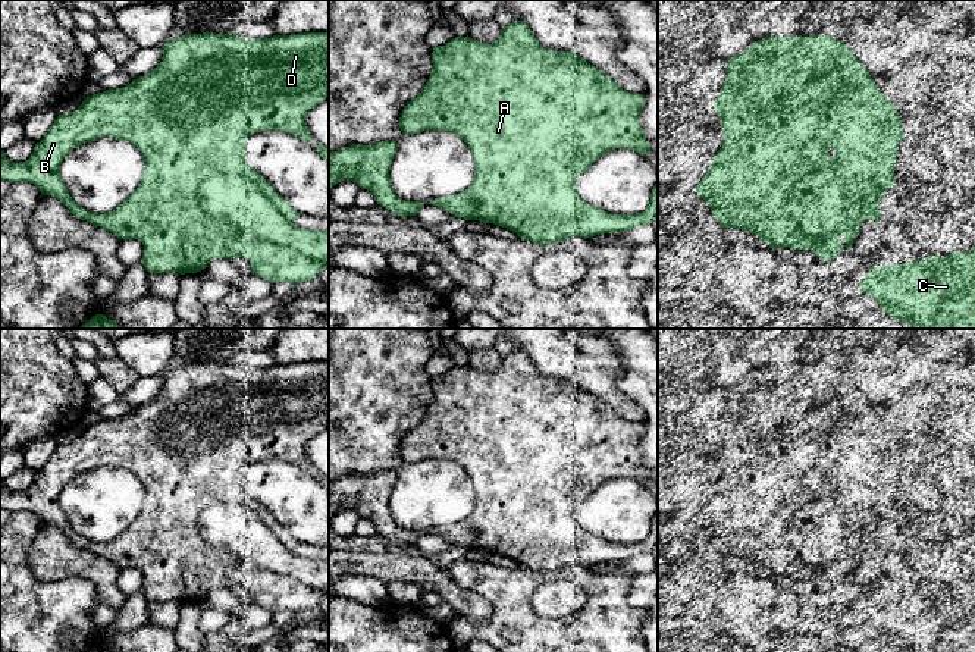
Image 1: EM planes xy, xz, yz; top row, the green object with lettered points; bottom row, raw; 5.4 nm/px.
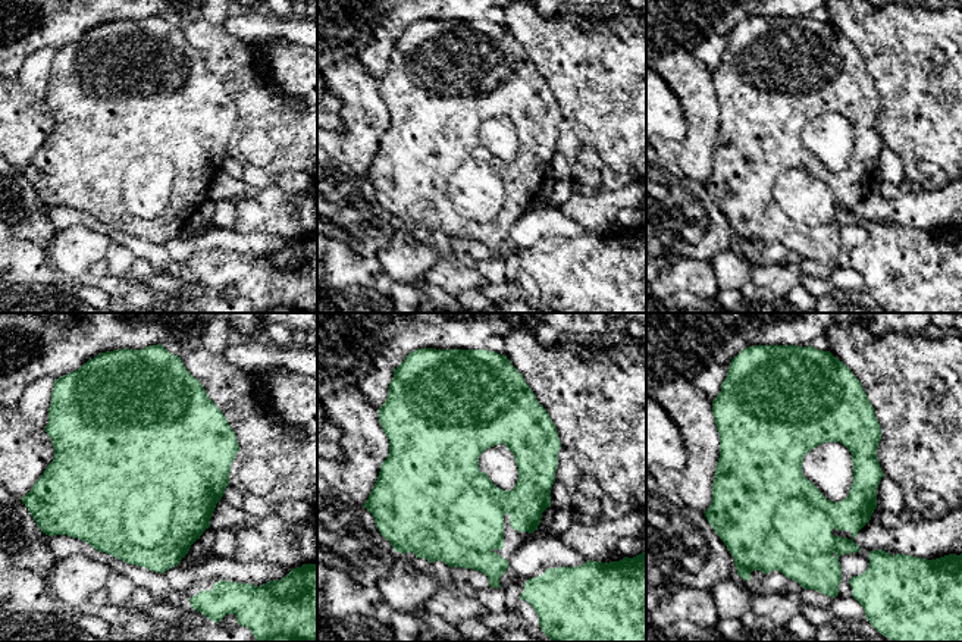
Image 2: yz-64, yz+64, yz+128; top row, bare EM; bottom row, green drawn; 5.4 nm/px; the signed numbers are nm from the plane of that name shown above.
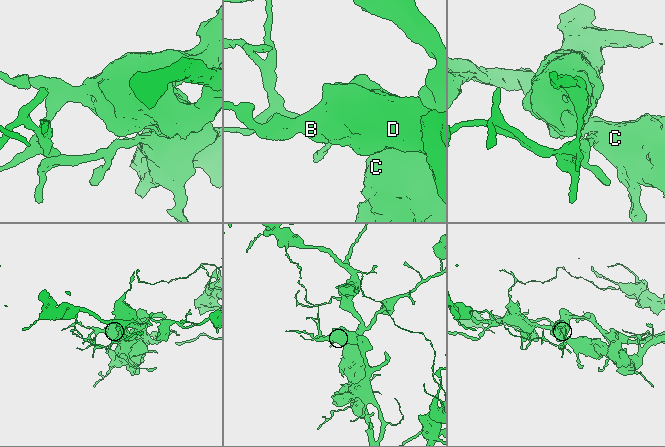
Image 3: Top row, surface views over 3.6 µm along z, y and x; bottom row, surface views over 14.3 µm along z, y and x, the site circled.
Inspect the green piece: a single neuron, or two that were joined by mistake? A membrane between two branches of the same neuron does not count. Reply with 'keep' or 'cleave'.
cleave

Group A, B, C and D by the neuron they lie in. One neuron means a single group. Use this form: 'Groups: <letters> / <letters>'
Groups: A B D / C

